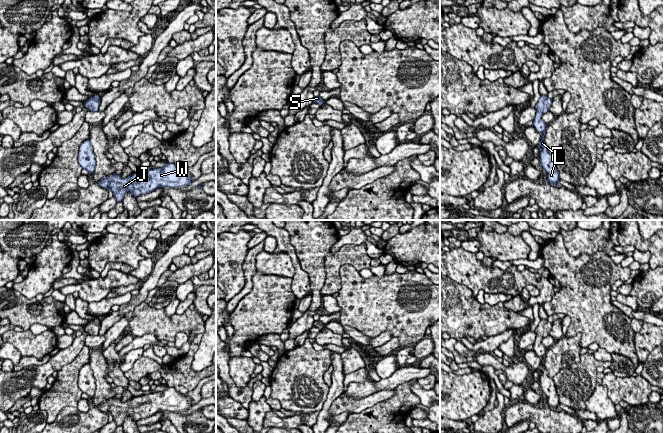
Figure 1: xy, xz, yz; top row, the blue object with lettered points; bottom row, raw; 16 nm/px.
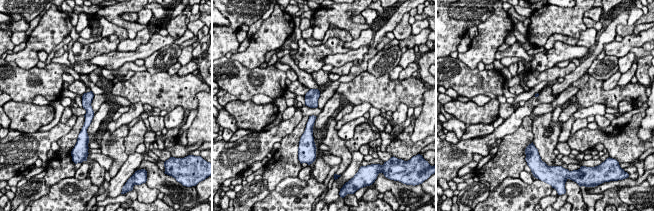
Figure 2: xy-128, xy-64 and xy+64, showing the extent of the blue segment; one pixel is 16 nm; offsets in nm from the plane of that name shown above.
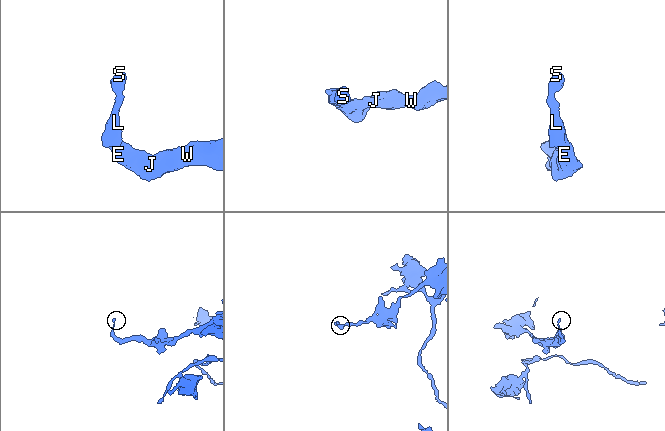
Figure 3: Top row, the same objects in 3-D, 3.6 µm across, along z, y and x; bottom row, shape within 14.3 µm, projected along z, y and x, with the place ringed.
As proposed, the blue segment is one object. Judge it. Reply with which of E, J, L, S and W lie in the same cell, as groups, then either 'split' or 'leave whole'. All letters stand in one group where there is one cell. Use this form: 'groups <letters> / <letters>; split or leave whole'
groups E J L S W; leave whole

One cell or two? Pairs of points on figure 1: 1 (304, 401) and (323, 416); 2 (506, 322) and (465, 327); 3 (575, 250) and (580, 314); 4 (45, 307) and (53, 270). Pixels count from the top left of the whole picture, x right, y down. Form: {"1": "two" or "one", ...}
{"1": "two", "2": "one", "3": "two", "4": "two"}

